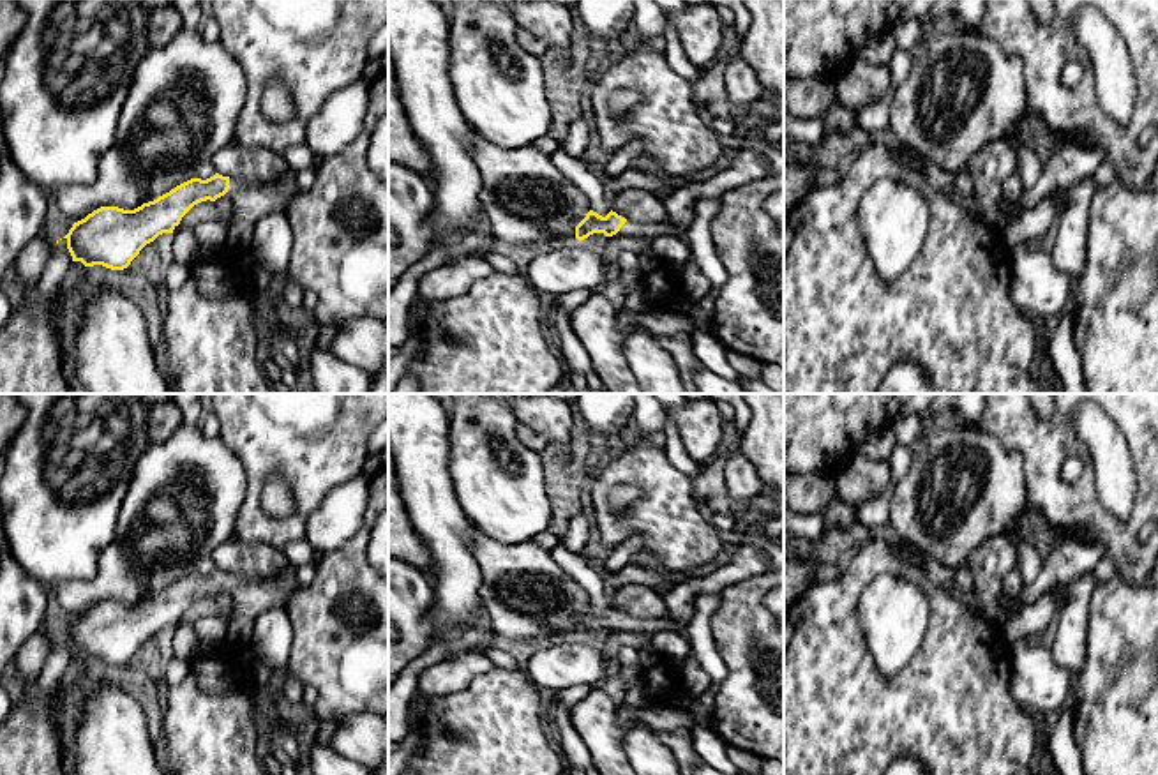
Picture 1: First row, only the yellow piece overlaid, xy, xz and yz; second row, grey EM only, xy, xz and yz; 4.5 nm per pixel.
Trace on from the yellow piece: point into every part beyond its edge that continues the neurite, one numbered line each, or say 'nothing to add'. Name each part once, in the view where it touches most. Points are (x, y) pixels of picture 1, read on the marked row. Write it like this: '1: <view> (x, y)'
1: xy (251, 200)

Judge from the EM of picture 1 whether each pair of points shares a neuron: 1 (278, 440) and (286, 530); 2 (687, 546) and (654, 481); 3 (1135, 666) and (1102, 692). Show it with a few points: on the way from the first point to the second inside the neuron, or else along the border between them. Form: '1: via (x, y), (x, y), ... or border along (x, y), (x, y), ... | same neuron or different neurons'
1: via (300, 463), (304, 466), (304, 507) | same neuron
2: via (673, 530), (668, 518), (668, 496) | same neuron
3: via (1127, 675), (1111, 691) | same neuron

